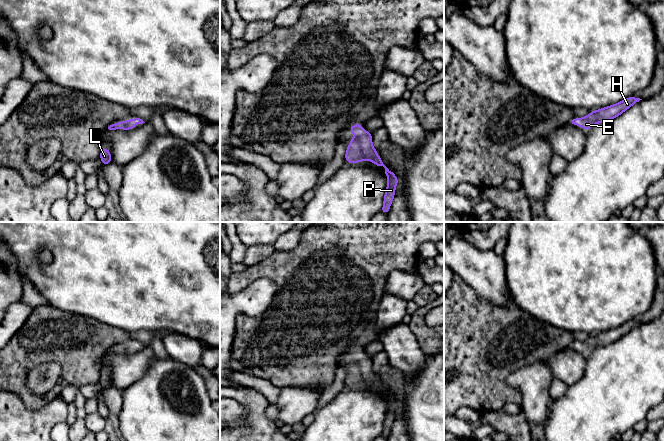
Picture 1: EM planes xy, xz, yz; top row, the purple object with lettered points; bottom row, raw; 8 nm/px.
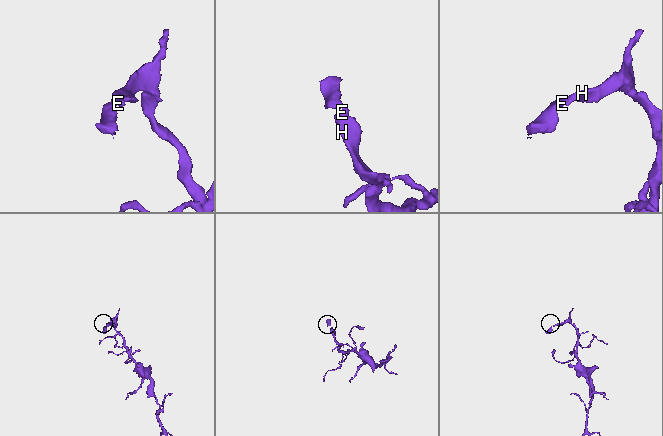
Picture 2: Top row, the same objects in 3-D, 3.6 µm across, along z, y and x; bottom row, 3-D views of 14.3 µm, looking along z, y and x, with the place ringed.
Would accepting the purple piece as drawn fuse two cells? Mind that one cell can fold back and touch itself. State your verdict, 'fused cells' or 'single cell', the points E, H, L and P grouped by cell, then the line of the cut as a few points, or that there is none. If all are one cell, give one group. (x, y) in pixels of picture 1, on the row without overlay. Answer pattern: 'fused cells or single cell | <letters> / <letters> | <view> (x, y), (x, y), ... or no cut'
single cell | E H L P | no cut

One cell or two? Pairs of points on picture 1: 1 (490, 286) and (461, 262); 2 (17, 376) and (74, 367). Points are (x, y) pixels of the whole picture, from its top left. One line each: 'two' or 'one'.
1: one
2: one

